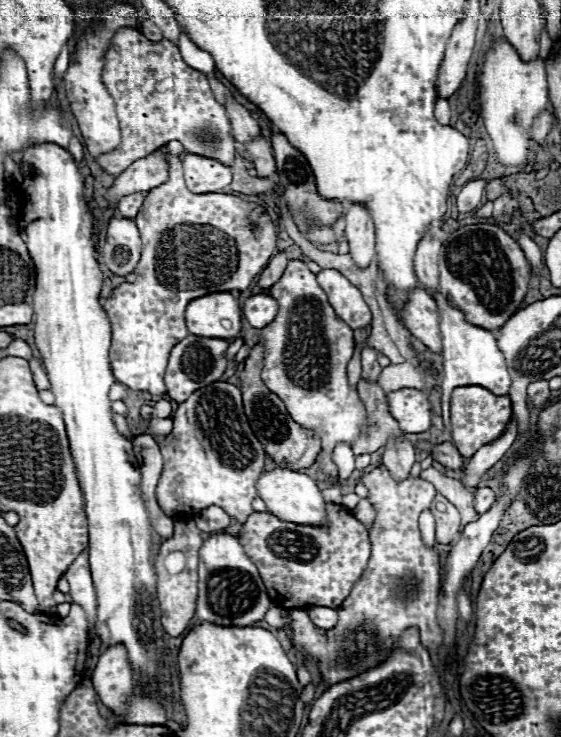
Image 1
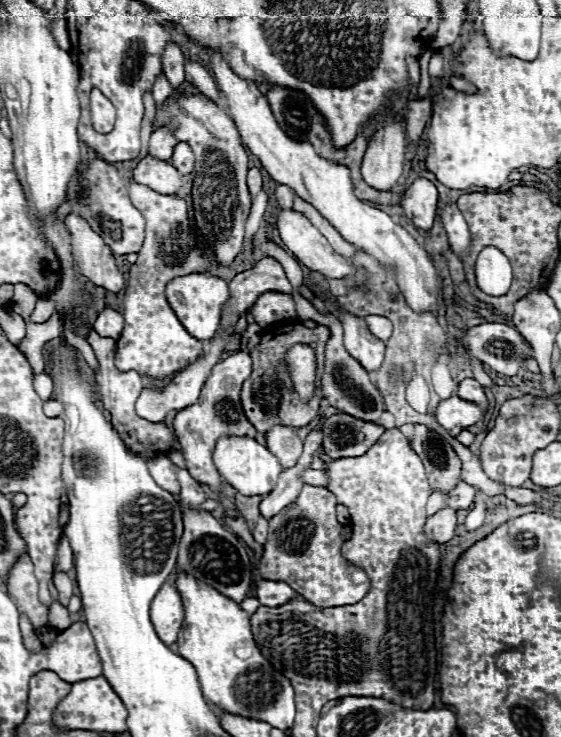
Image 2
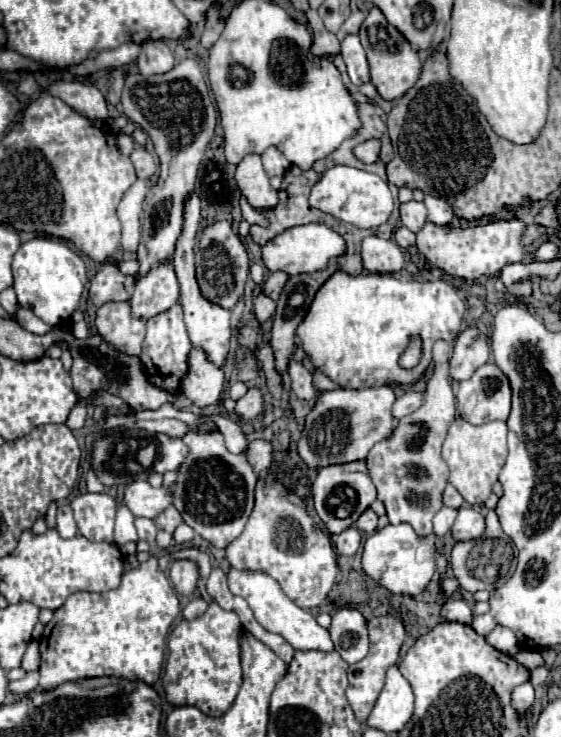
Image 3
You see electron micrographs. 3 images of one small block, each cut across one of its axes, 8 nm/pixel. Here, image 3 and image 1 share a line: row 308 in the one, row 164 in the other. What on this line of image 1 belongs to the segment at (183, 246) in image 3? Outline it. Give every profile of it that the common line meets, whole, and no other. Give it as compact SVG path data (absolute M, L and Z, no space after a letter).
M186 154L184 178L186 186L196 194L222 192L232 182L232 170L226 164L220 164L220 160Z

